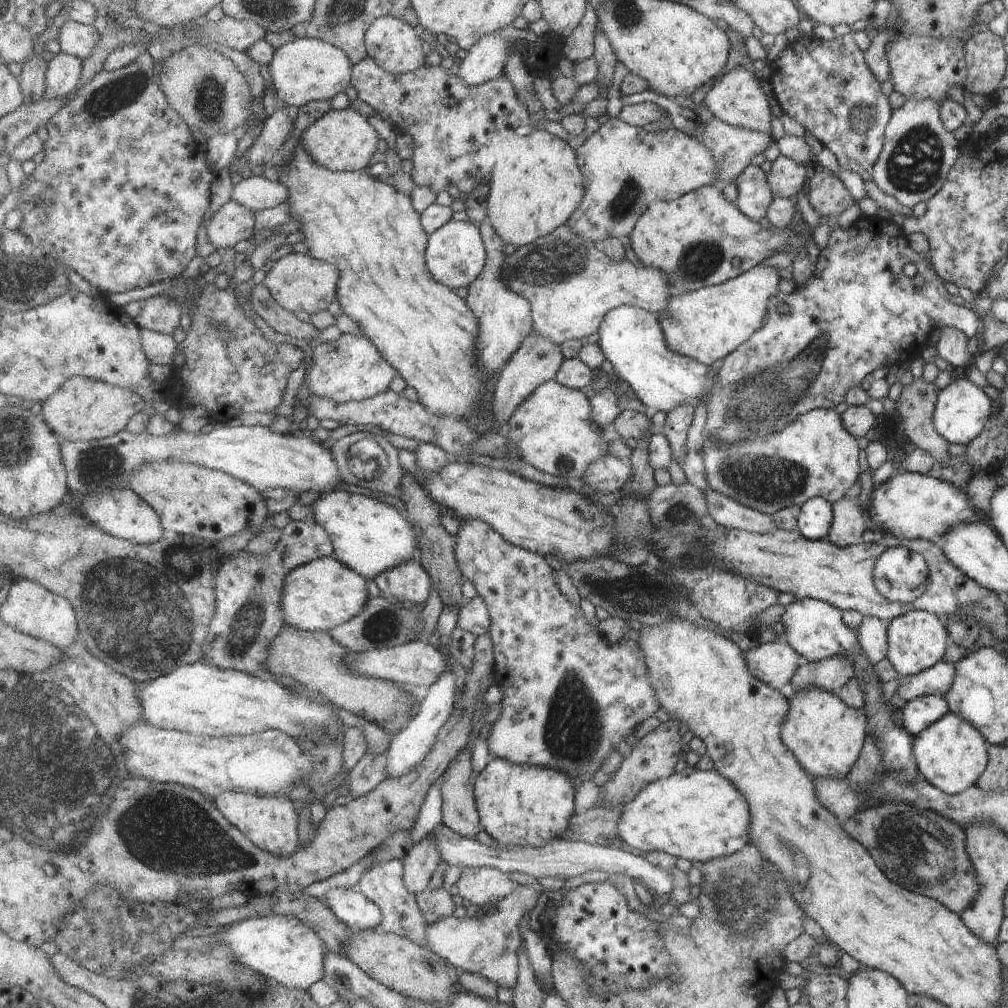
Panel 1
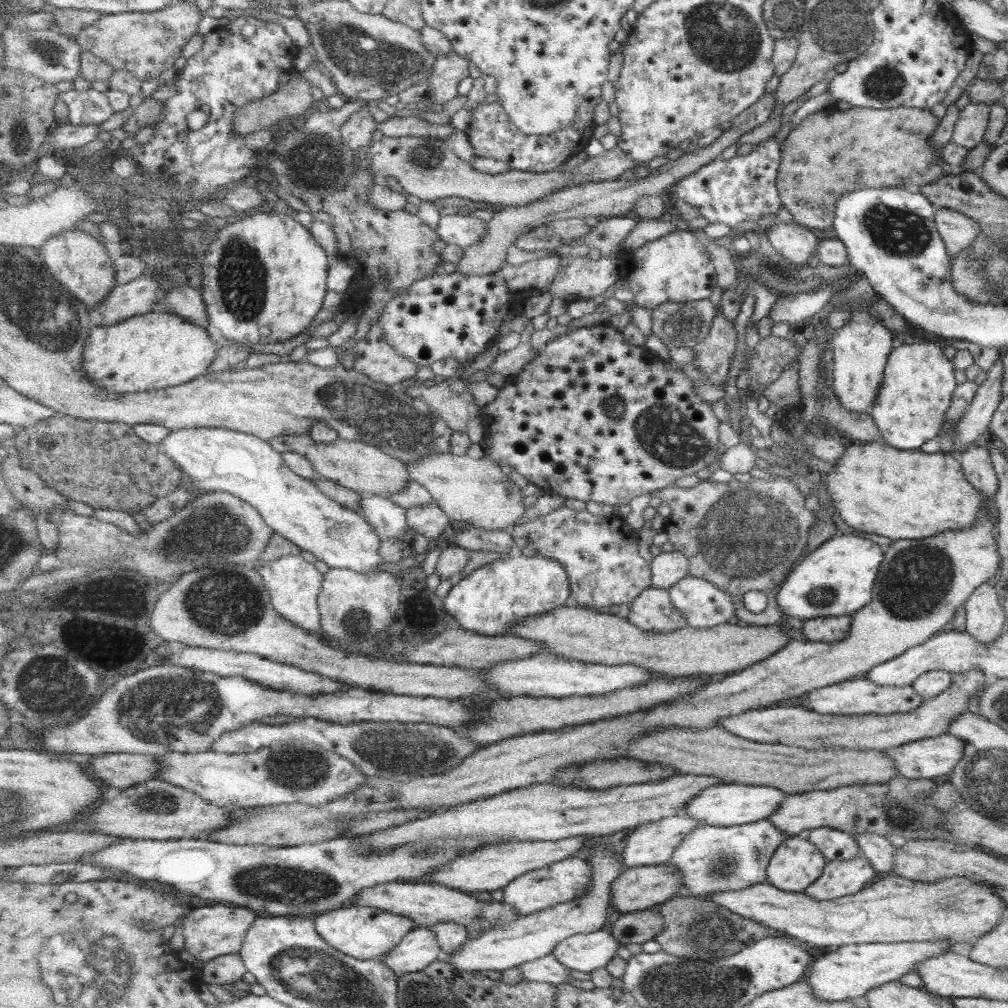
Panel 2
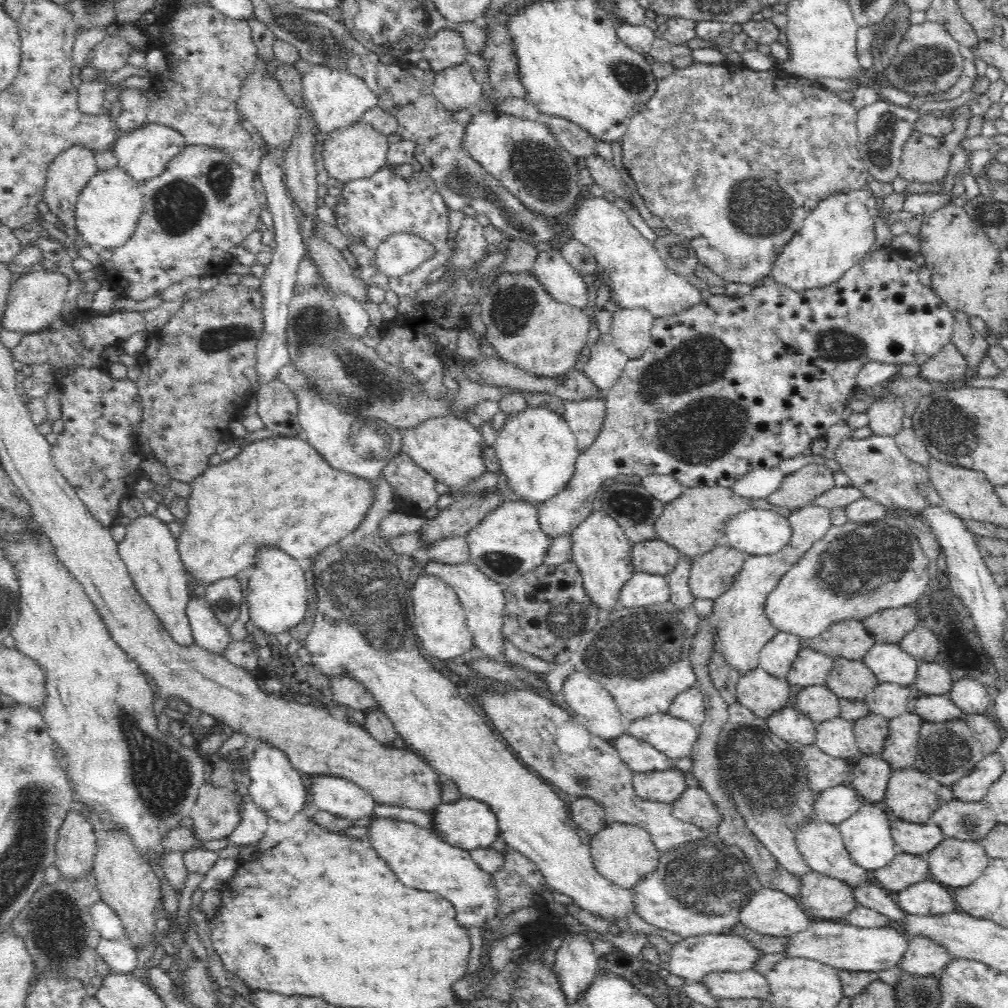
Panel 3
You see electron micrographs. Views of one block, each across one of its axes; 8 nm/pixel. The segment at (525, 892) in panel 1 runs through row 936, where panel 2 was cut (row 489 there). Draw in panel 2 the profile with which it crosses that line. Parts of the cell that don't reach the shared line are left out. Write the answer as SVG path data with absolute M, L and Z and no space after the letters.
M429 452L420 457L418 461L410 463L410 476L416 479L420 484L423 484L435 498L437 502L451 516L451 520L455 525L477 524L481 528L488 530L512 530L513 524L518 520L522 520L526 516L528 506L522 496L522 489L512 481L510 476L504 474L504 470L487 454L485 457L470 458L470 456L461 456L450 452Z

